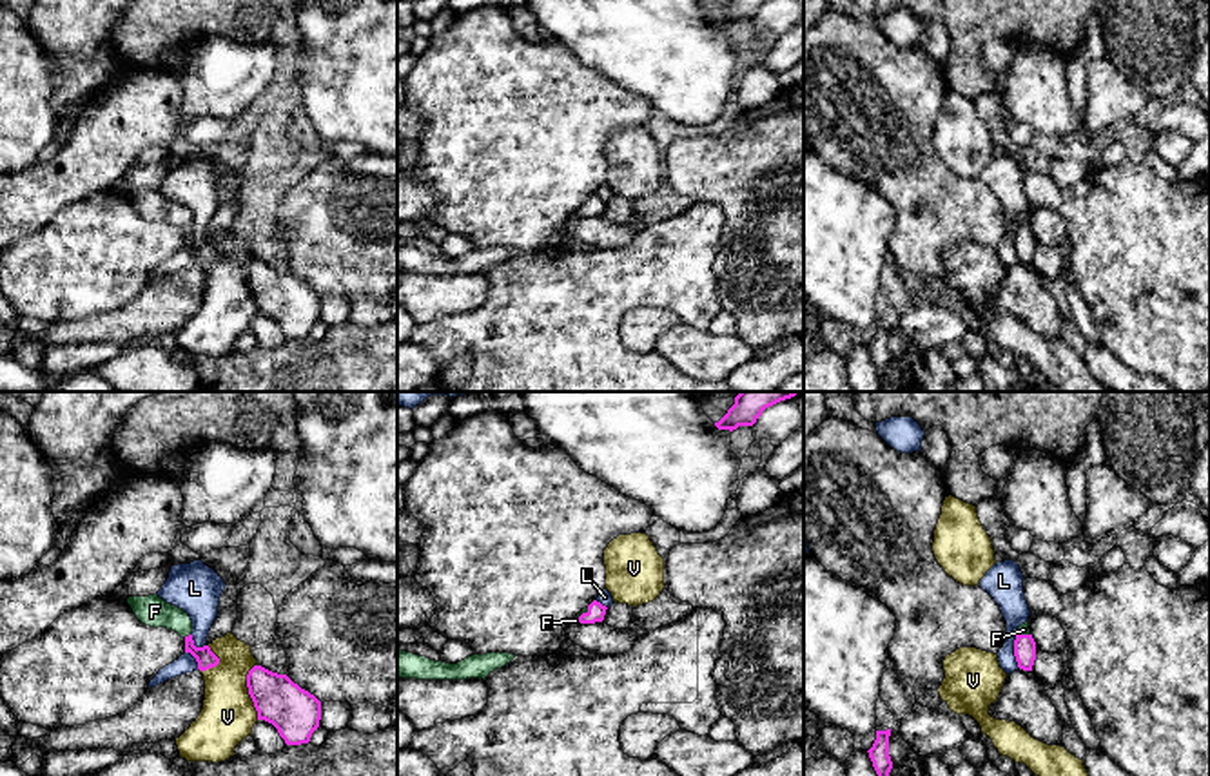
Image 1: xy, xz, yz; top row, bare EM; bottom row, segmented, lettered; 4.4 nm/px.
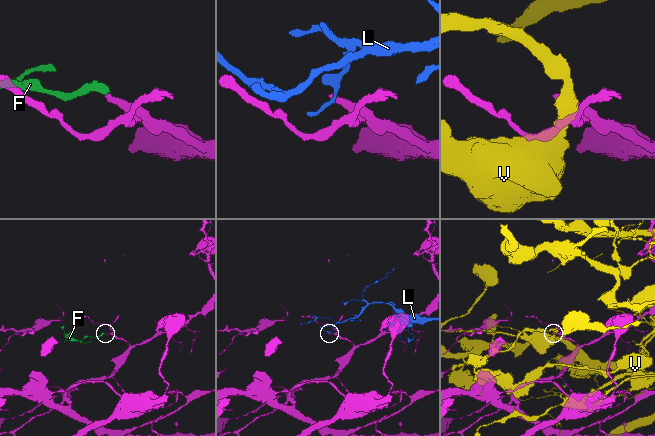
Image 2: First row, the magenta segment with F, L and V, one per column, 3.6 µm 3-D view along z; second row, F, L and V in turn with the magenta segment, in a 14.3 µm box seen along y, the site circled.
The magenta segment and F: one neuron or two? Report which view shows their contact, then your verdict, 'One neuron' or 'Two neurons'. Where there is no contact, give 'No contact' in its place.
Touches magenta in xy. One neuron

